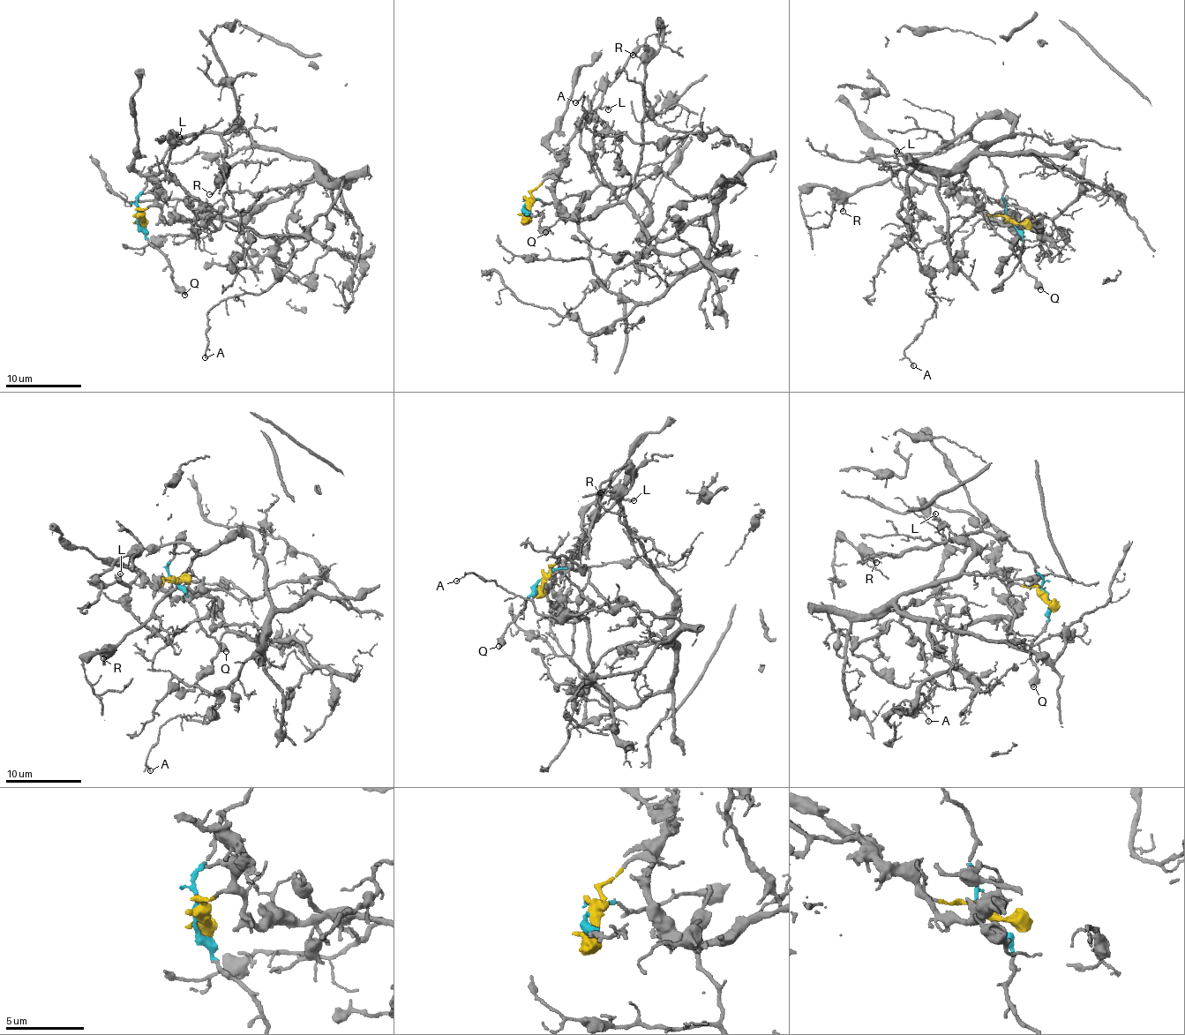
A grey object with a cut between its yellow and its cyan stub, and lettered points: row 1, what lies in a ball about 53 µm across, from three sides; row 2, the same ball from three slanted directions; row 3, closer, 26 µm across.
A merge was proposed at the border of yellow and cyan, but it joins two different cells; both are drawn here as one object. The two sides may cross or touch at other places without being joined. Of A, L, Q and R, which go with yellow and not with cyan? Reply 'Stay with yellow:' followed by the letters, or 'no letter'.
Stay with yellow: L

